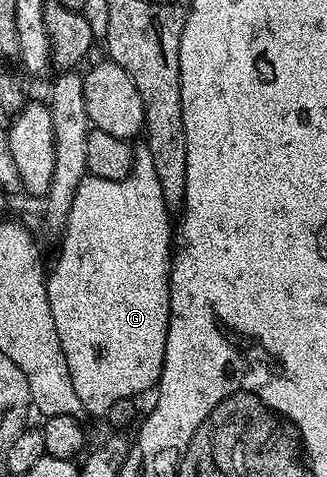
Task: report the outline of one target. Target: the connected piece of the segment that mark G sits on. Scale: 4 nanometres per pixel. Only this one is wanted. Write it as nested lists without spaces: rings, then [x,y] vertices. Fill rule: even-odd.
[[[140,149],[135,152],[136,164],[132,167],[130,174],[124,179],[118,181],[106,181],[102,177],[97,175],[87,174],[84,180],[78,185],[78,189],[74,193],[74,201],[70,205],[70,213],[66,222],[63,224],[62,230],[64,230],[64,240],[60,243],[60,256],[56,259],[56,264],[51,264],[50,274],[47,276],[48,280],[48,300],[50,301],[50,313],[54,317],[54,329],[58,329],[58,341],[62,345],[62,353],[66,357],[66,365],[70,369],[70,381],[74,381],[74,389],[78,393],[78,398],[81,399],[85,412],[90,416],[98,415],[98,417],[104,417],[107,411],[110,409],[114,401],[119,401],[123,398],[136,399],[140,397],[143,391],[151,392],[153,388],[160,382],[160,374],[162,373],[162,365],[164,364],[164,354],[166,353],[166,337],[168,336],[168,273],[172,270],[172,252],[174,250],[174,223],[170,218],[170,212],[166,201],[162,195],[162,185],[158,183],[158,173],[154,173],[154,161],[150,157],[150,153],[146,149]]]

